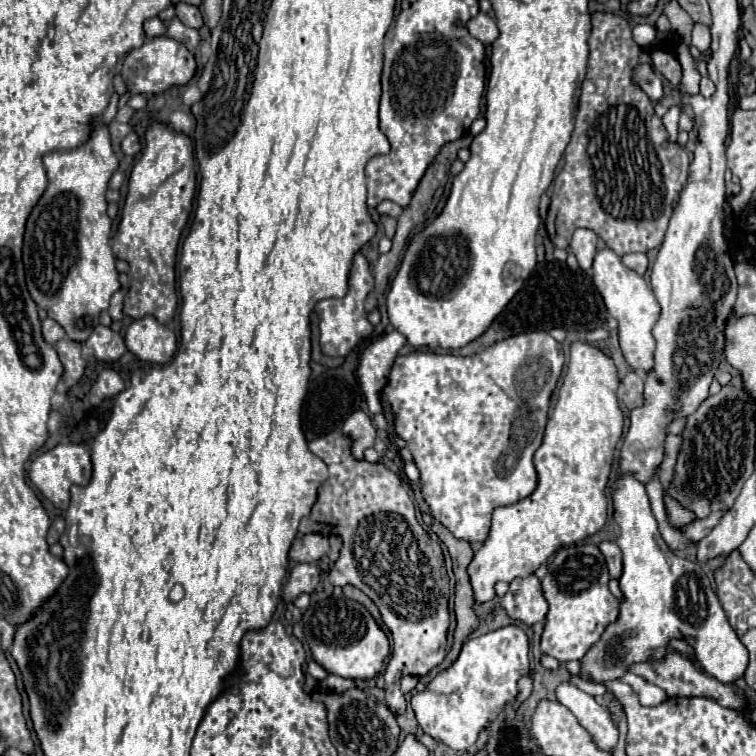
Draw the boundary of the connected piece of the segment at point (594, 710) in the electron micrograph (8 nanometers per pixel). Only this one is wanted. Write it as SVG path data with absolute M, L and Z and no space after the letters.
M570 683L558 685L556 697L564 707L568 707L576 715L578 723L596 739L600 749L608 753L616 751L618 727L614 723L614 715L606 705L598 703L592 695L580 691Z

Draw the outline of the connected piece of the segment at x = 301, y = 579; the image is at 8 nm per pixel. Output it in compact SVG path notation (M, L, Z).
M298 563L284 585L282 603L292 603L302 593L312 593L320 581L320 569L314 563Z

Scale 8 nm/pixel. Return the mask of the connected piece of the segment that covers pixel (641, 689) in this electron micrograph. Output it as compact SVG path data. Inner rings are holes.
M626 673L626 675L622 677L622 681L628 683L628 685L632 685L632 689L638 693L642 705L660 705L662 701L666 701L666 693L664 693L660 687L648 683L648 681L646 681L644 677L640 677L640 675Z

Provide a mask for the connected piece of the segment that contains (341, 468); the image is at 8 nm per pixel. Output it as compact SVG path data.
M332 431L324 437L310 441L310 451L328 465L330 477L320 487L318 501L314 503L310 517L302 519L300 535L336 533L342 537L344 545L342 545L338 561L334 563L334 569L330 569L328 573L328 581L338 587L344 587L344 585L358 587L380 609L382 621L388 627L394 641L390 661L384 673L386 705L396 715L402 715L406 711L406 701L400 691L400 679L406 675L430 673L434 667L442 663L446 655L446 631L448 631L448 621L450 621L450 611L448 611L450 591L448 591L448 573L446 573L442 549L436 541L430 539L424 527L416 521L414 503L410 495L406 493L406 489L402 487L402 479L384 463L368 463L366 459L356 459L352 455L352 441L344 433Z

